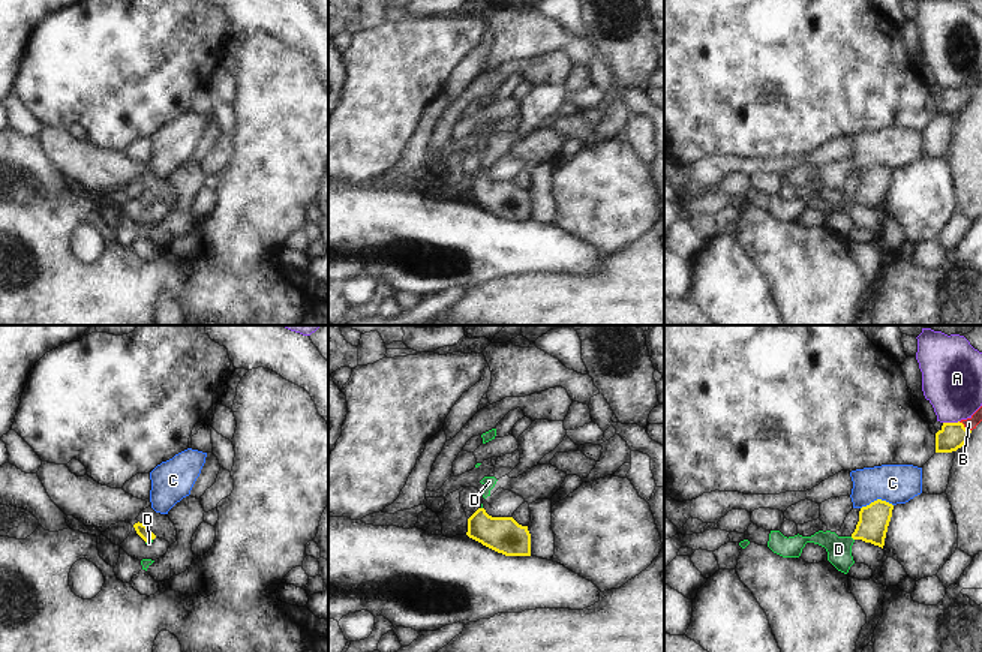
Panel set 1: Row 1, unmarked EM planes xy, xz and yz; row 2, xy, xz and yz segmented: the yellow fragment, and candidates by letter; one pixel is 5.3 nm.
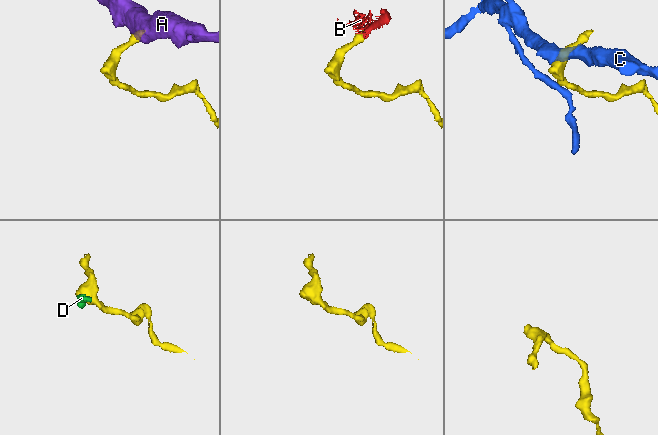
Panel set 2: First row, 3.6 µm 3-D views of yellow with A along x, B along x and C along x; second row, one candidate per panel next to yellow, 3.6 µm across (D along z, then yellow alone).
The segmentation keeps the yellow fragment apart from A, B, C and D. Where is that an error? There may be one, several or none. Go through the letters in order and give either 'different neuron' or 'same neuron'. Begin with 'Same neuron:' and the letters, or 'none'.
Same neuron: B, D
A: different neuron
B: same neuron
C: different neuron
D: same neuron

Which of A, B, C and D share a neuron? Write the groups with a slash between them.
A / B D / C

